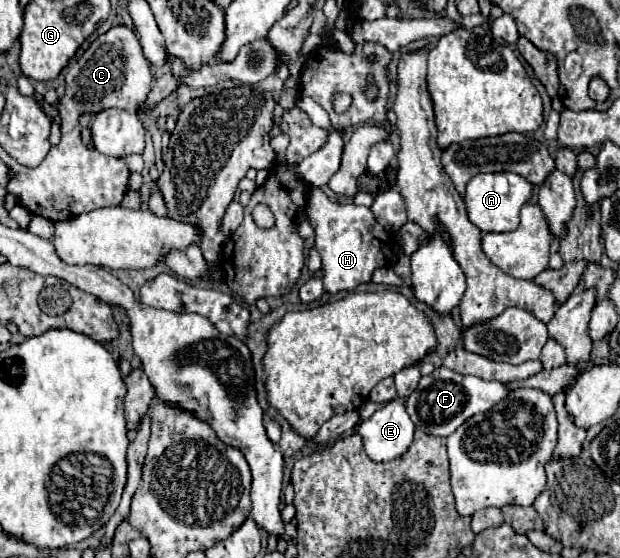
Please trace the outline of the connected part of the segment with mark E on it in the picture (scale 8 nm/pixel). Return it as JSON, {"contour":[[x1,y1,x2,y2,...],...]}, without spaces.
{"contour":[[400,399,388,401,370,419,362,421,358,433,364,441,364,451,372,461,392,461,400,457,412,443,414,423]]}

